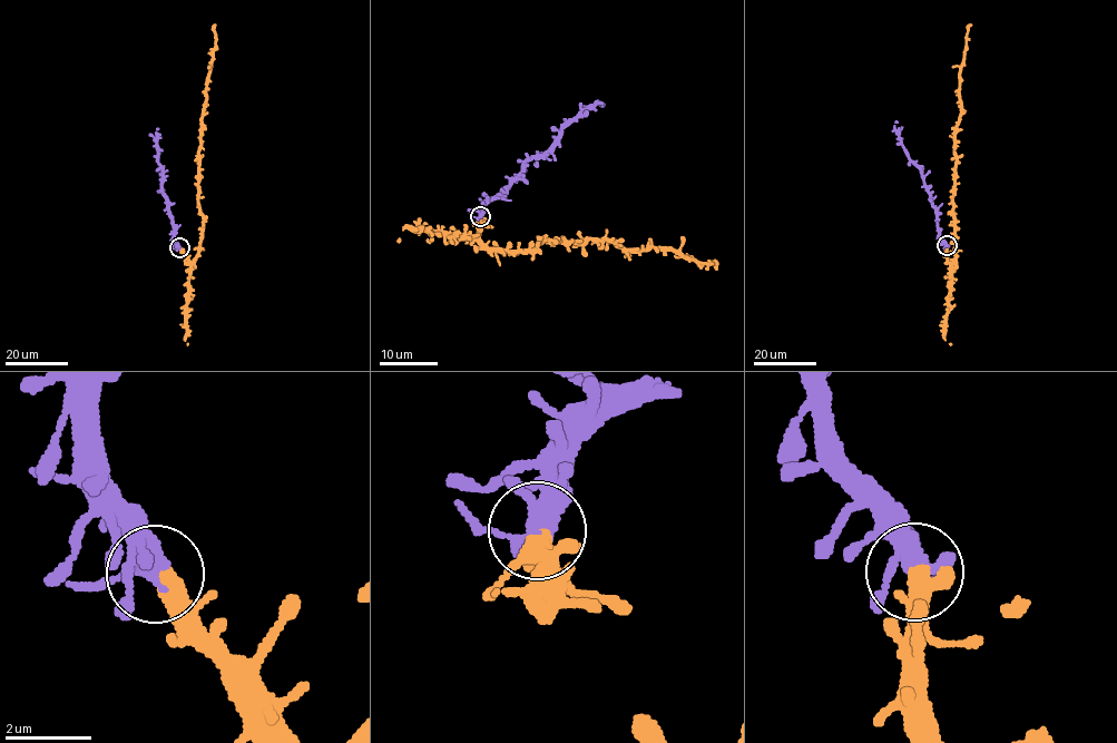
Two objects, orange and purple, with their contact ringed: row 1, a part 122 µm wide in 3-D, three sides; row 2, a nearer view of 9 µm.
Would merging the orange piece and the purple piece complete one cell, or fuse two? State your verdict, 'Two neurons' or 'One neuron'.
One neuron

